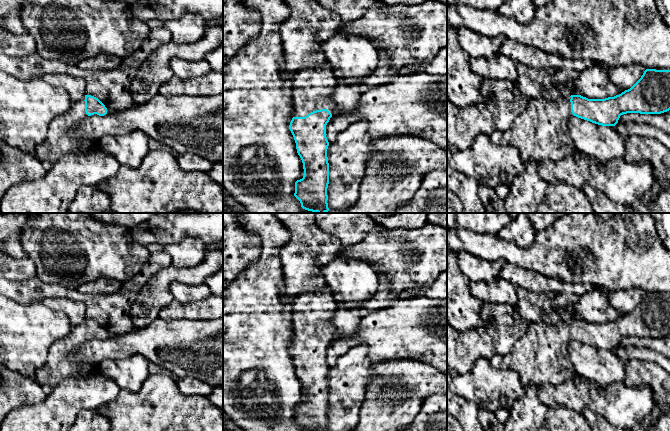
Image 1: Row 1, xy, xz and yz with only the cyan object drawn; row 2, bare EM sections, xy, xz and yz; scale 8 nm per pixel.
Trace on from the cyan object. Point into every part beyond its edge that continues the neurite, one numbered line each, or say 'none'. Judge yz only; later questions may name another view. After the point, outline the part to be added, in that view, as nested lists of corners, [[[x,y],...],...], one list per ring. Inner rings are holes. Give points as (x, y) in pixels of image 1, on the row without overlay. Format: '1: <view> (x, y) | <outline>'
1: yz (540, 356) | [[[560,320],[552,326],[542,322],[530,323],[527,331],[515,343],[509,354],[494,355],[489,359],[489,363],[496,369],[515,371],[524,387],[530,383],[537,387],[546,383],[556,386],[575,374],[568,356],[568,344],[573,340],[571,326],[565,321]]]

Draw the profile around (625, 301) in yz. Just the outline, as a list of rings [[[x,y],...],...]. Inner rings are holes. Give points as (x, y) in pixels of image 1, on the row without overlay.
[[[630,288],[628,290],[606,291],[608,301],[616,310],[628,314],[643,299],[645,291],[639,288]]]

